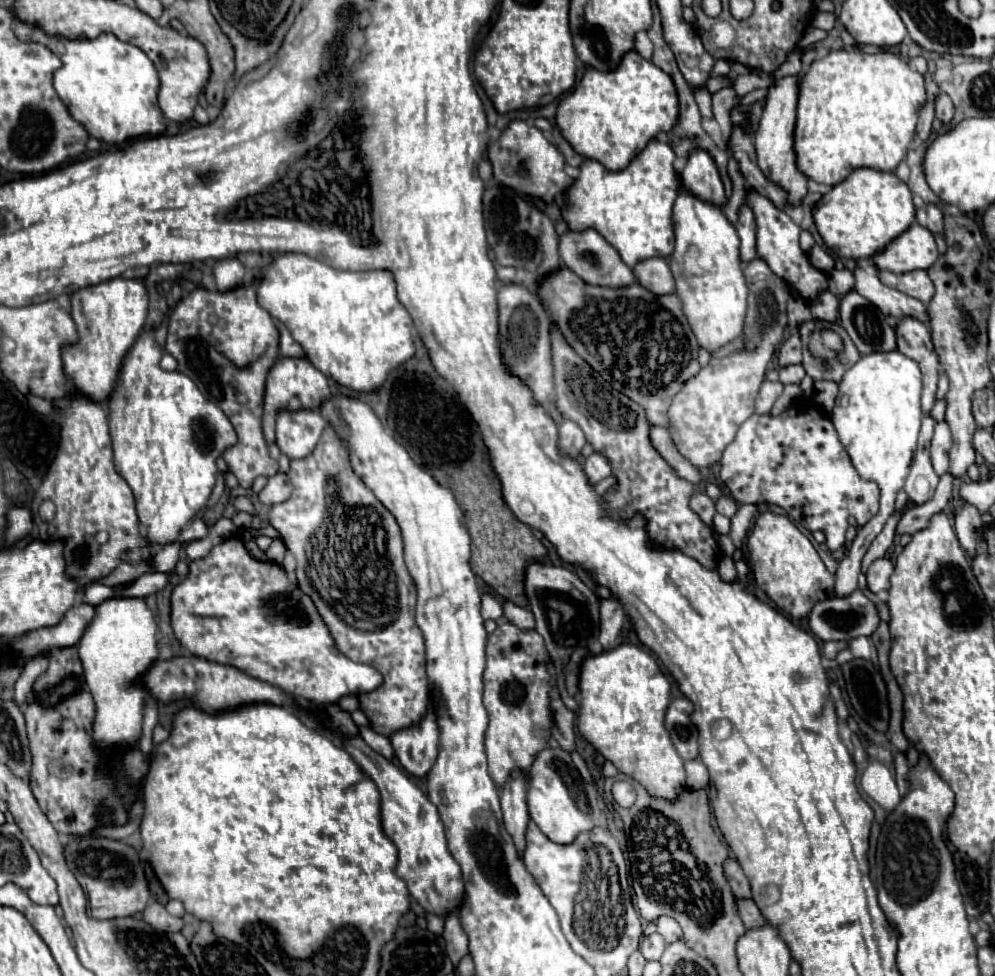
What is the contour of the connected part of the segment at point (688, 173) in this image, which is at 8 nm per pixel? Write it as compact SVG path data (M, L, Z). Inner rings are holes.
M698 148L688 154L688 164L682 172L682 182L700 200L716 206L724 206L726 202L724 184L720 180L718 166L708 150Z

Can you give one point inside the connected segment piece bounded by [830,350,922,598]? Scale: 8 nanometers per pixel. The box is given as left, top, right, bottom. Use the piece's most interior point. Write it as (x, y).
(877, 415)

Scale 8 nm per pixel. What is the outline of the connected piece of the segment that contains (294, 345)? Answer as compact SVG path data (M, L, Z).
M276 322L276 328L280 332L280 354L282 356L304 356L302 346L290 336L288 328L282 322Z

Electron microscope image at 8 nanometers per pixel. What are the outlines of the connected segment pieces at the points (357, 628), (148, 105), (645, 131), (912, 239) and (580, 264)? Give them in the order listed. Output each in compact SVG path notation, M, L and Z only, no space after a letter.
M330 426L322 432L320 442L310 456L290 462L288 478L294 492L286 502L270 508L268 520L280 532L282 542L296 558L298 586L312 598L314 606L322 614L336 648L350 660L368 664L382 674L384 682L376 690L368 692L368 706L366 694L360 694L360 710L368 716L370 728L382 736L406 730L428 714L430 688L426 680L424 638L414 622L416 586L404 564L400 528L394 516L352 472L346 448Z
M14 20L14 32L20 40L42 42L62 60L62 68L54 72L54 88L72 118L78 120L92 138L108 144L122 144L134 136L156 136L166 130L156 100L160 86L158 72L140 48L120 42L114 34L74 40L58 34L44 34L42 28L22 20Z
M630 50L618 68L602 72L586 68L580 84L560 100L556 124L570 146L584 158L598 160L608 170L622 170L658 134L676 124L678 96L672 78Z
M916 222L906 232L888 242L882 252L872 256L880 270L890 272L910 272L918 268L928 270L936 258L938 248L932 232Z
M592 228L588 230L582 230L582 232L574 232L574 230L568 230L566 234L560 236L560 258L562 262L572 270L576 272L584 282L588 284L598 284L598 286L612 286L612 288L618 288L618 286L628 286L628 284L634 284L636 278L632 274L632 268L628 268L618 252Z

